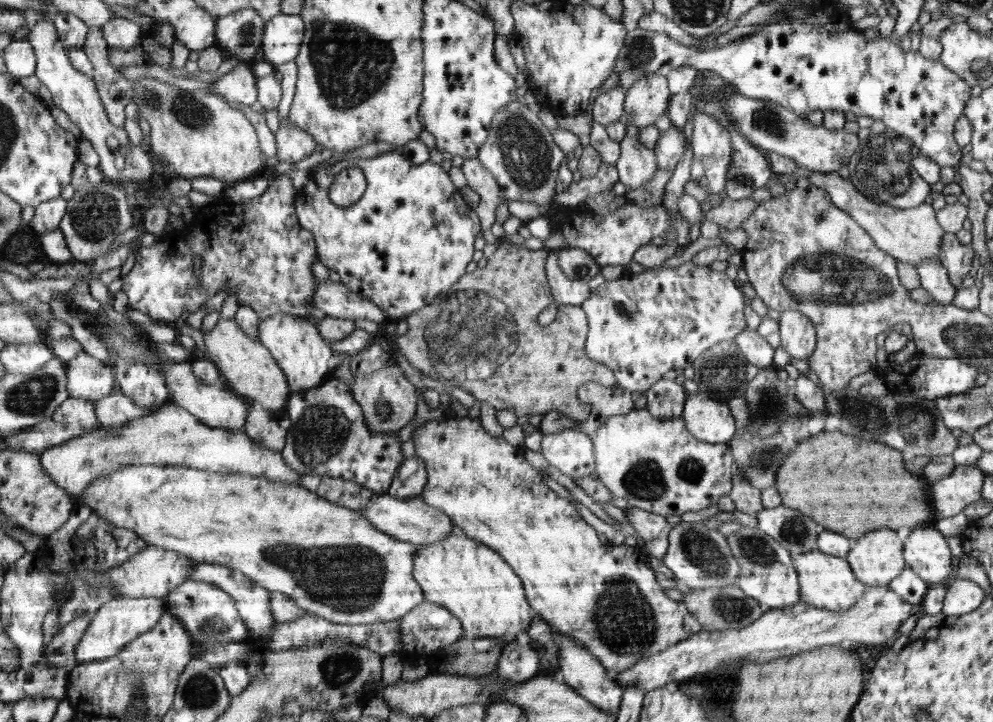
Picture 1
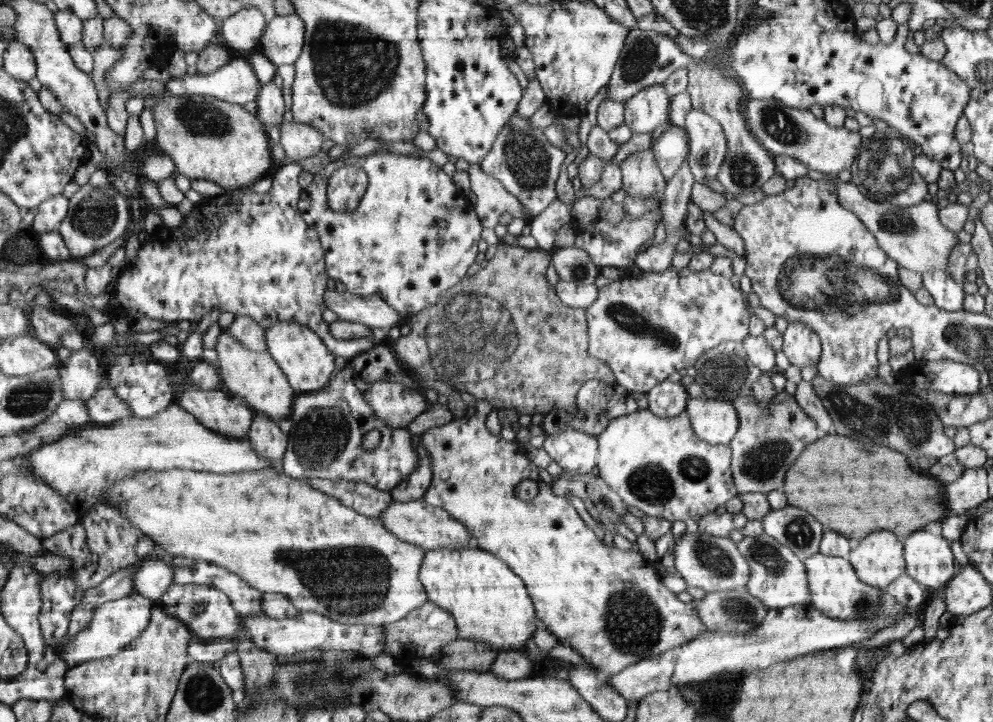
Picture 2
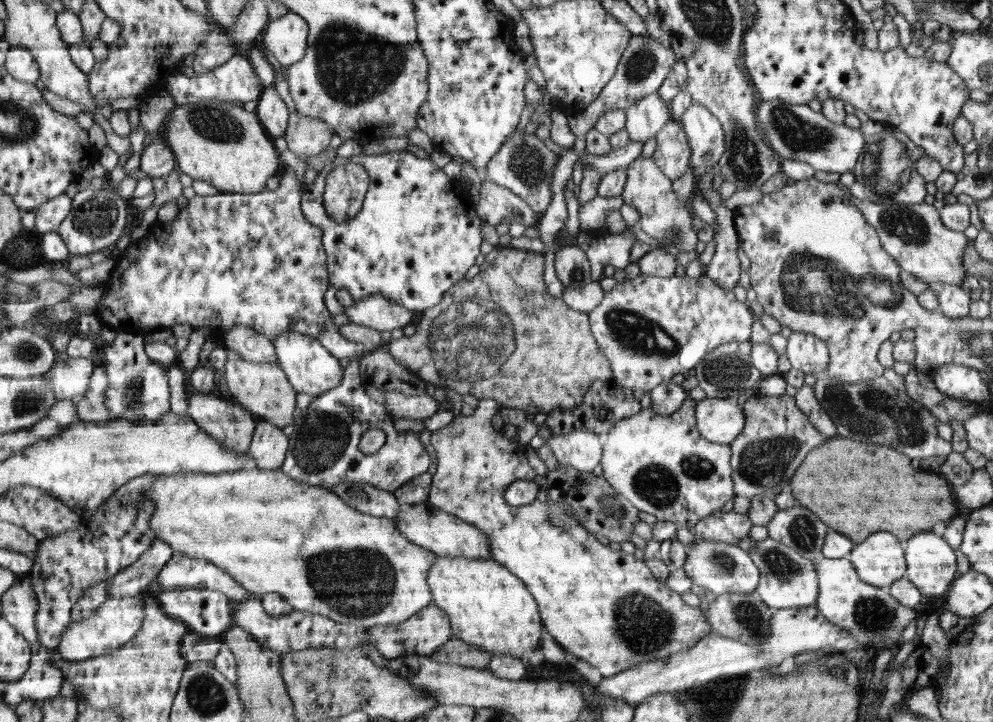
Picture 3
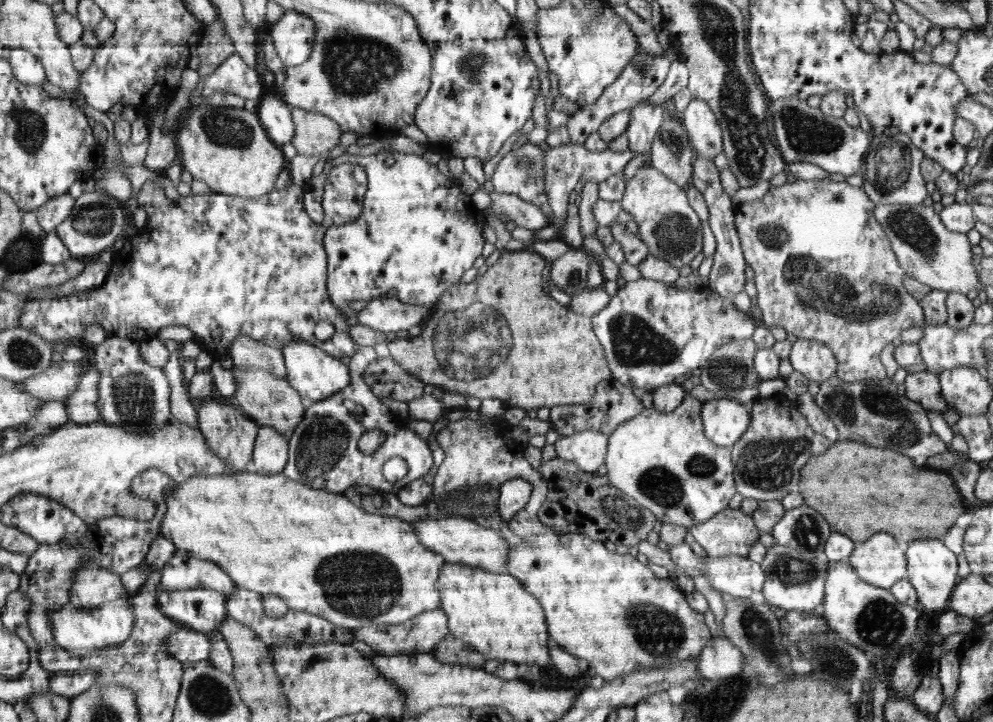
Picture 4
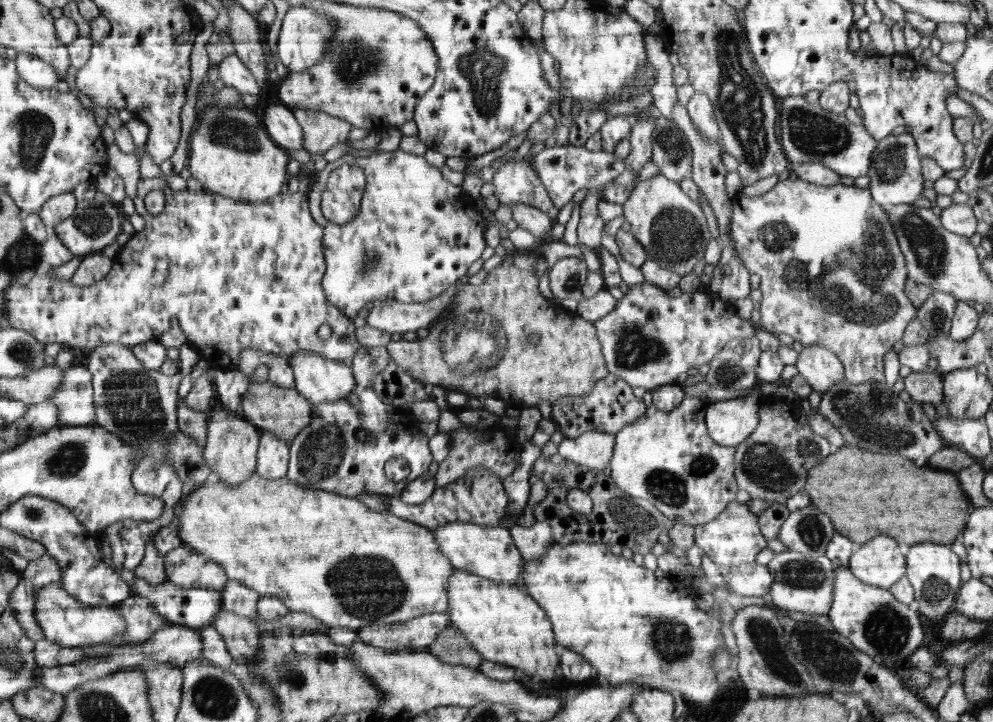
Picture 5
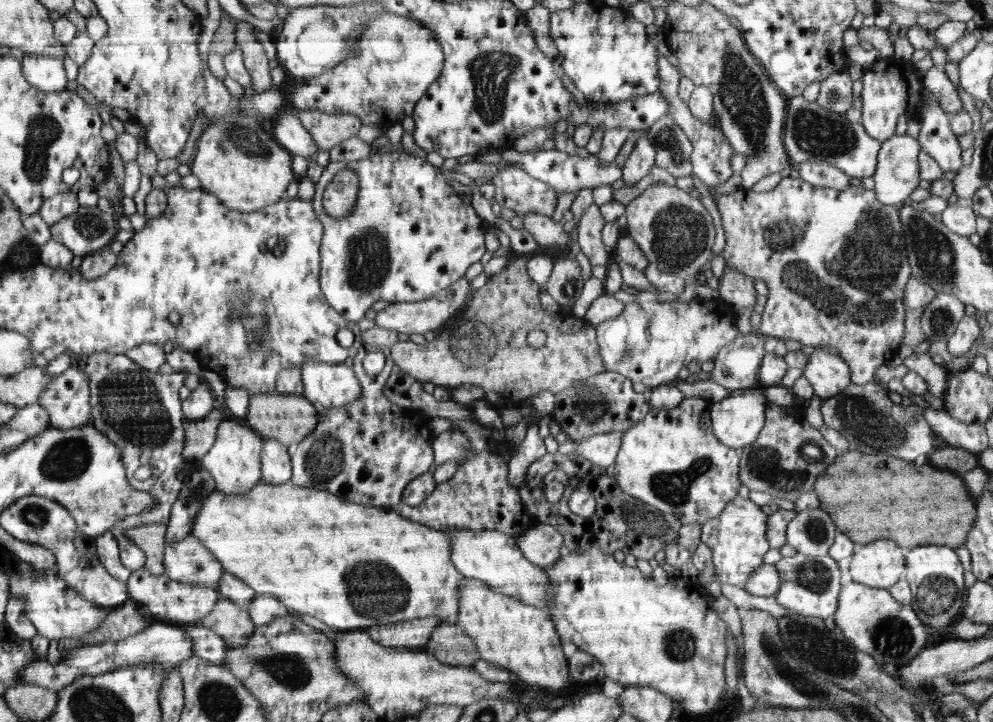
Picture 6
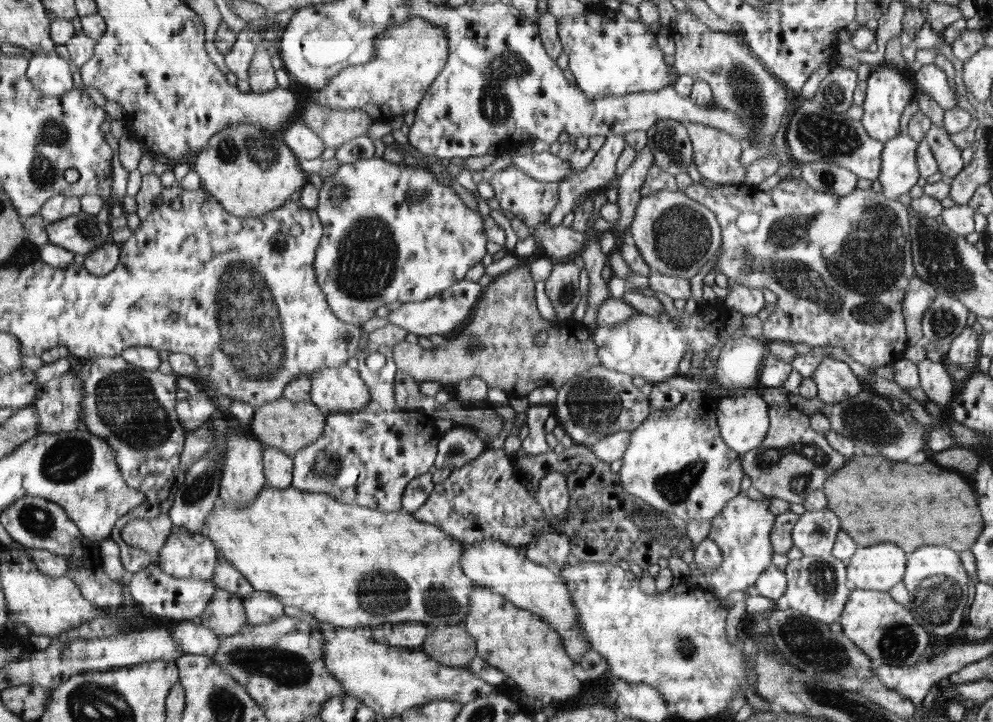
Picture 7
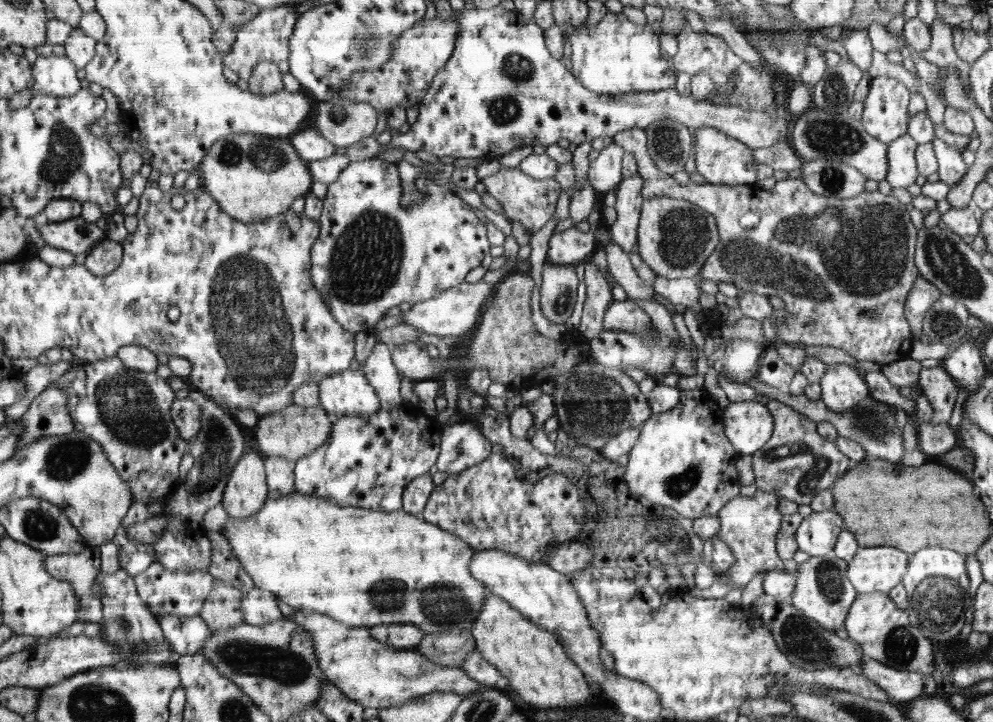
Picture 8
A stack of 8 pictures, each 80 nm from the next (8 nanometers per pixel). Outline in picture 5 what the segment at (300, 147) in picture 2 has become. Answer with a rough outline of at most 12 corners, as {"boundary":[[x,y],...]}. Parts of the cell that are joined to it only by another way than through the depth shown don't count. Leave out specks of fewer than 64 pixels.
{"boundary":[[293,108],[303,148],[323,155],[348,139],[350,123]]}

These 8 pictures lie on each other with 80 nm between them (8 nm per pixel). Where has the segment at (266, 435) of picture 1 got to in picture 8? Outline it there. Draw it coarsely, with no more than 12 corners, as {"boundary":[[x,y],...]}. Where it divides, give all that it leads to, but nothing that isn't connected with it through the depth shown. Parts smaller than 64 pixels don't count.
{"boundary":[[263,456],[269,493],[294,492],[294,461]]}

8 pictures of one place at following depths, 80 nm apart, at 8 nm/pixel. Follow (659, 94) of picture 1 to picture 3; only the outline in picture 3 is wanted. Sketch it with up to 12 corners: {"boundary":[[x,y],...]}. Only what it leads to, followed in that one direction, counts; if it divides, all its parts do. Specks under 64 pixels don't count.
{"boundary":[[658,92],[625,110],[629,137],[642,144],[672,120]]}

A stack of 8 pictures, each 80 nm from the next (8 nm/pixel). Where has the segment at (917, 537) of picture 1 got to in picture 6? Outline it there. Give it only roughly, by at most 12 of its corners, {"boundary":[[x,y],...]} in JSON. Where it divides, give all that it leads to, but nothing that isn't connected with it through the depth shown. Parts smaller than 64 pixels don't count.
{"boundary":[[948,546],[906,556],[908,605],[924,626],[962,616],[964,568]]}

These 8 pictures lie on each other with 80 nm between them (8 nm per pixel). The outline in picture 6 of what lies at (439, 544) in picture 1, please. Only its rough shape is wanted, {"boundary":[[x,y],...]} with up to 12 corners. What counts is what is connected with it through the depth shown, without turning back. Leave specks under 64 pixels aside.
{"boundary":[[481,580],[460,584],[458,624],[480,659],[568,688],[548,611]]}

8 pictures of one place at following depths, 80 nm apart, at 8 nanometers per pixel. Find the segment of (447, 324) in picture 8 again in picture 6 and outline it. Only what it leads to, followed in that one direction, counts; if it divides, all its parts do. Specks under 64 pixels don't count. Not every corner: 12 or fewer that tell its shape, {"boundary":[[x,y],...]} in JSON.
{"boundary":[[462,278],[420,302],[390,303],[376,325],[403,332],[438,332],[469,301]]}

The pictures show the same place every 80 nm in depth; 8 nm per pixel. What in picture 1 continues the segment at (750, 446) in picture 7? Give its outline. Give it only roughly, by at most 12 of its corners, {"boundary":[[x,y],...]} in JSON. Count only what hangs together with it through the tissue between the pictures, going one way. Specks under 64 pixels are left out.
{"boundary":[[698,394],[681,416],[698,441],[727,445],[736,434],[728,404]]}

